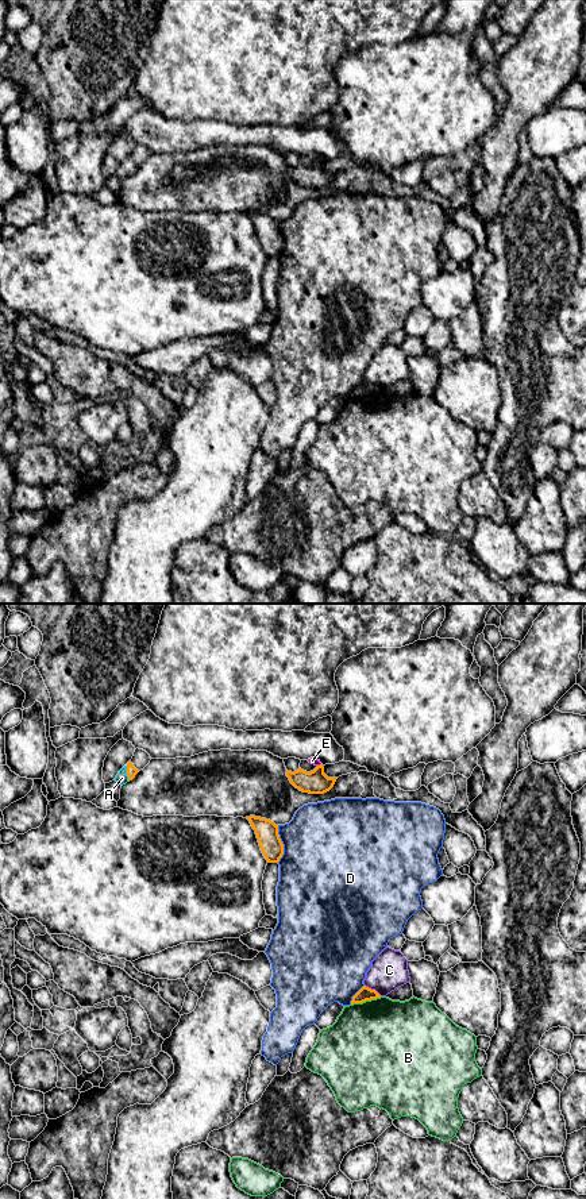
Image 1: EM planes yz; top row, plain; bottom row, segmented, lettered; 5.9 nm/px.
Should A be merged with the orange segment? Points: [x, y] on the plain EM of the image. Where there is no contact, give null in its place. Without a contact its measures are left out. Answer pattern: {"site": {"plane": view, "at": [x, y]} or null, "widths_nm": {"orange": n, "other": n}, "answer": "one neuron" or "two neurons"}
{"site": {"plane": "yz", "at": [127, 169]}, "widths_nm": {"orange": 60, "other": 70}, "answer": "one neuron"}

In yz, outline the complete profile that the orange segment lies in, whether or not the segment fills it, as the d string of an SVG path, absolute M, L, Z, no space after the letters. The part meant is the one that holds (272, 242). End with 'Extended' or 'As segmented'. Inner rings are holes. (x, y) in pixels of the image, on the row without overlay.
M255 211L246 213L255 225L261 246L267 258L278 258L284 250L284 239L278 230L278 220L270 215Z. As segmented

